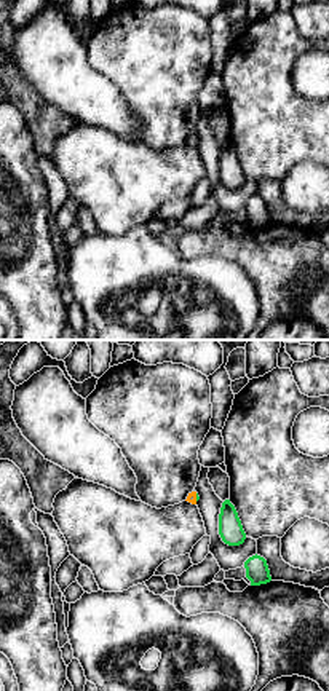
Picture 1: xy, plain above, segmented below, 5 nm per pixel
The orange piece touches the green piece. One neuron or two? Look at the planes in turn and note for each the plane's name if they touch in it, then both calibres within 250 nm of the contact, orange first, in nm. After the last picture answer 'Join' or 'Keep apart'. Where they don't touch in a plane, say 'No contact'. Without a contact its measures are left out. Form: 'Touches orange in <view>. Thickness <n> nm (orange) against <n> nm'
Touches orange in xy. Thickness 50 nm (orange) against 20 nm

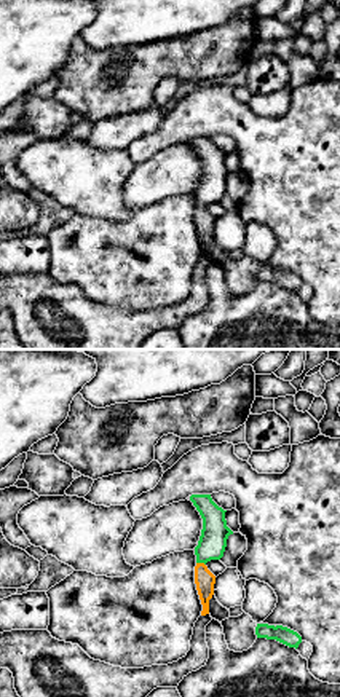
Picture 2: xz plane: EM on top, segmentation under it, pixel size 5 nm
Touches orange in xz. Thickness 100 nm (orange) against 140 nm

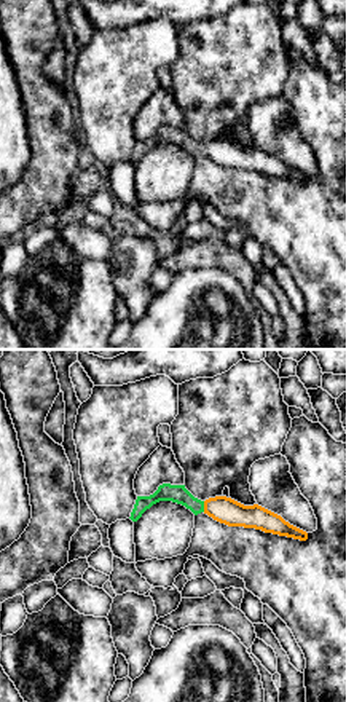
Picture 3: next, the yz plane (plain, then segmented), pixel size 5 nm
Touches orange in yz. Thickness 130 nm (orange) against 100 nm

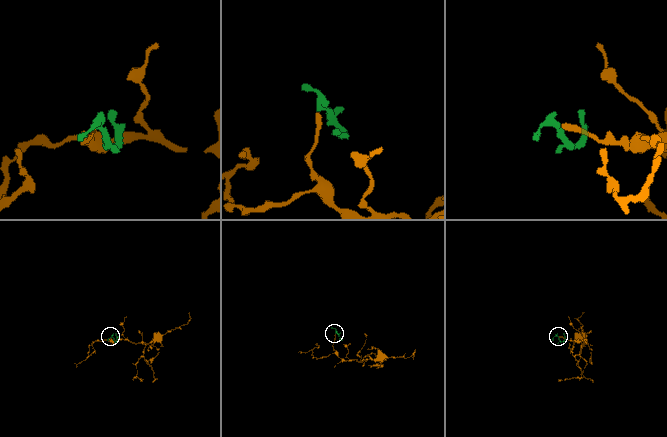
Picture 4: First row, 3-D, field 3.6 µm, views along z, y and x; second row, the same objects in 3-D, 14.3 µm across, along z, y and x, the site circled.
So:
Join

